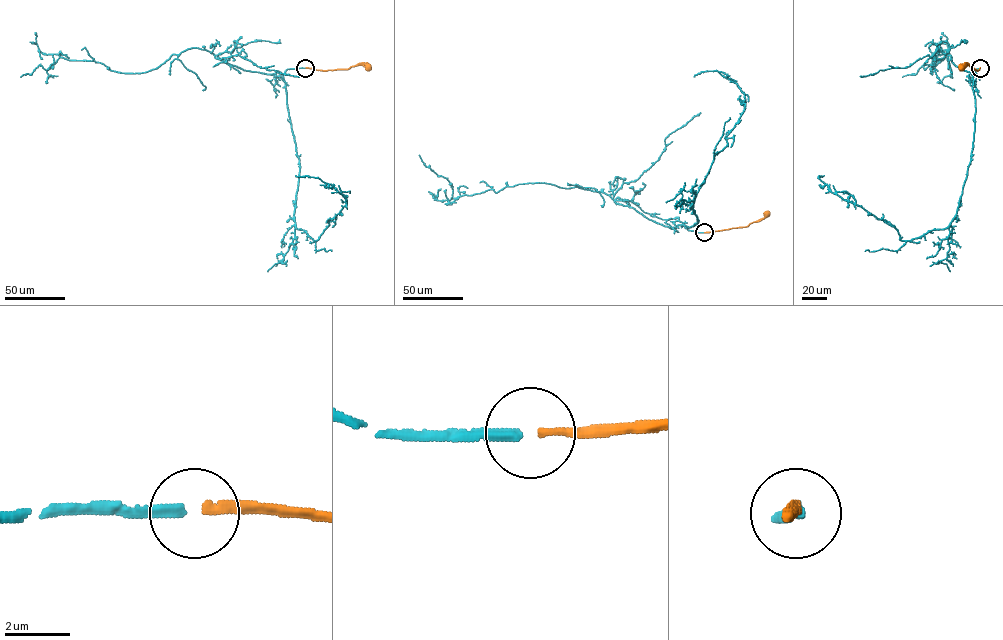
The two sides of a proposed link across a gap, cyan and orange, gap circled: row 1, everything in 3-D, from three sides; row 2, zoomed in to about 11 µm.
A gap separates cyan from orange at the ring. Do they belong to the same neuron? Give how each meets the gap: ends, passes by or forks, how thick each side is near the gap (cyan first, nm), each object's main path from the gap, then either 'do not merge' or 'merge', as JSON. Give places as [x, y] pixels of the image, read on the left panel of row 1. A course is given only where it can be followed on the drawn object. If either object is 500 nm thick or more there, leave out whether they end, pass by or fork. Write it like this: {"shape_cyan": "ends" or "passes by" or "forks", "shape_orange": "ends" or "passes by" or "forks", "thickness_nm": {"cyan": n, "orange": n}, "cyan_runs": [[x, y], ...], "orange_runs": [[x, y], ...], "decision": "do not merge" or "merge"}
{"shape_cyan": "ends", "shape_orange": "ends", "thickness_nm": {"cyan": 320, "orange": 260}, "cyan_runs": [[305, 68], [287, 69], [283, 75], [299, 162], [294, 221], [317, 240], [346, 198], [318, 178], [295, 175]], "orange_runs": [[305, 68], [322, 70], [361, 65], [368, 67]], "decision": "merge"}

